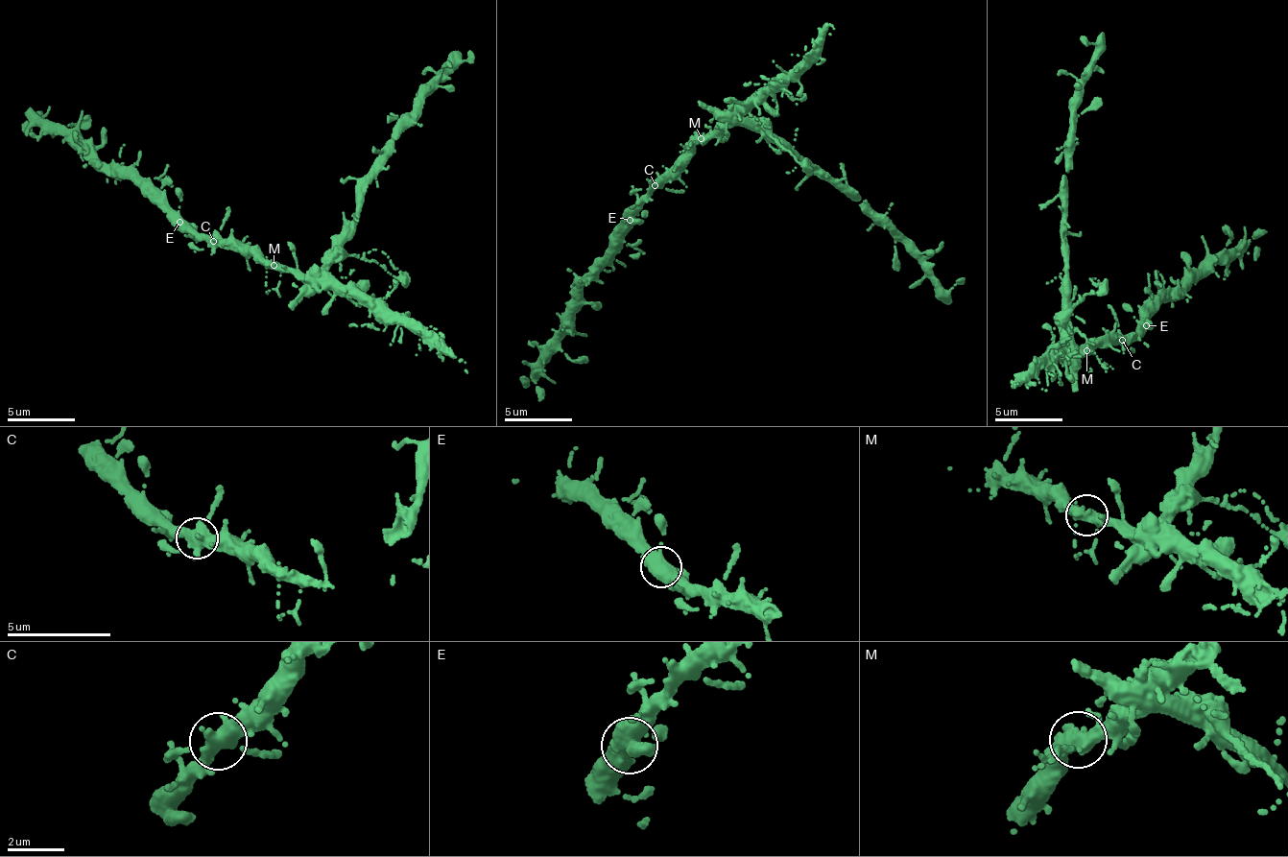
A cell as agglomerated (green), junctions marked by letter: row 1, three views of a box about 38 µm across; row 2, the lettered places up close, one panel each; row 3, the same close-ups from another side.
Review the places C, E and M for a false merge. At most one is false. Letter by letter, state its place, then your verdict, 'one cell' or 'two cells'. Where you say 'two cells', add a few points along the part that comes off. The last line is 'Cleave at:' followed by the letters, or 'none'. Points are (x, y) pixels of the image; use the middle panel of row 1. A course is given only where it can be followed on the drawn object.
C: at (655, 185); one cell
E: at (630, 220); one cell
M: at (701, 138); two cells; foreign part runs (700, 139), (712, 136), (722, 125), (746, 124), (796, 154), (806, 169), (838, 185), (945, 289), (965, 276)
Cleave at: M

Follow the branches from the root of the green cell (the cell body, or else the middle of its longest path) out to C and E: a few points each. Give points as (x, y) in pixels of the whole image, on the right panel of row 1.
C: (1091, 345), (1095, 350), (1122, 340)
E: (1091, 345), (1095, 350), (1109, 343), (1116, 345), (1146, 325)

